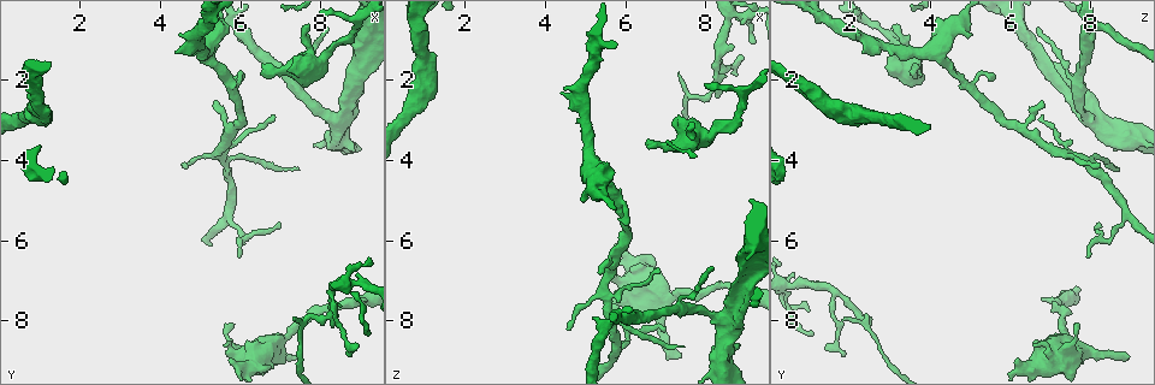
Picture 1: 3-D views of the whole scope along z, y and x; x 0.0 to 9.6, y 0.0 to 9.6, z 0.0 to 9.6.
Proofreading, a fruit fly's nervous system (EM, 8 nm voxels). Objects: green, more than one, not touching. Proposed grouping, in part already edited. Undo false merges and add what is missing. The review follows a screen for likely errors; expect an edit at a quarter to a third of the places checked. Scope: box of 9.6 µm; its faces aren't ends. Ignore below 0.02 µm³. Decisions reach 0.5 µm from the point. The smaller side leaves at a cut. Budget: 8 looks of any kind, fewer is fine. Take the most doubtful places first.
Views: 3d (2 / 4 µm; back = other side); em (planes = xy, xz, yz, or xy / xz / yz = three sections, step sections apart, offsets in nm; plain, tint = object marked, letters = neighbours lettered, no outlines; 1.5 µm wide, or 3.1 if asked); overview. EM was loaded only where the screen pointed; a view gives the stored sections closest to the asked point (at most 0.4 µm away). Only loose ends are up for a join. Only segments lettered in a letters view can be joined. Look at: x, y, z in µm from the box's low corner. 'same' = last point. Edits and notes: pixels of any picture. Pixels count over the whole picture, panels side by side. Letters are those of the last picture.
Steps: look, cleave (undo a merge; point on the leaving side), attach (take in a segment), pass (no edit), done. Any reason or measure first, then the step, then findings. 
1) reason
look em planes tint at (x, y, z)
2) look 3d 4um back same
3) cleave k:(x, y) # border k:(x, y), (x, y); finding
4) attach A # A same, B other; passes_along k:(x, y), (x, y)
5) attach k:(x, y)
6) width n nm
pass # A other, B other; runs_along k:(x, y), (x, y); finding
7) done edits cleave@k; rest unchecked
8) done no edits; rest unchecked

branch stops here
look em xy step 8 tint at (7.35, 9.00, 8.85)

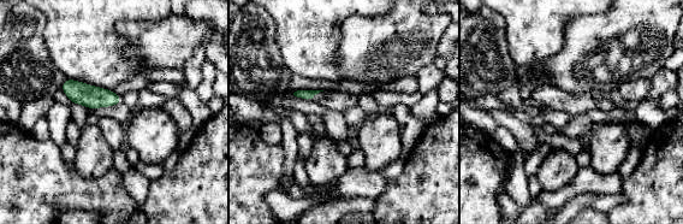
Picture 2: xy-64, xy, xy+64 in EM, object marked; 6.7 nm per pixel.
look em planes letters same

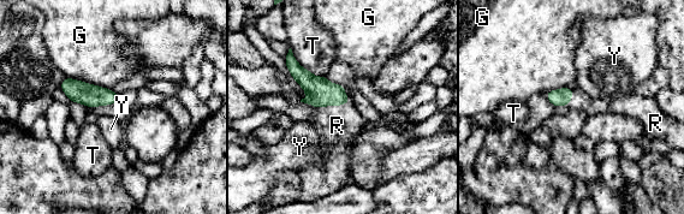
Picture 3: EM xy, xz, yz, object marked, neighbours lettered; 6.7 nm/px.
attach R # G other, R same, T other, Y other; passes_along 3:(321, 93), (333, 103), (337, 125); the neuron continues

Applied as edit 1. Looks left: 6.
look overview

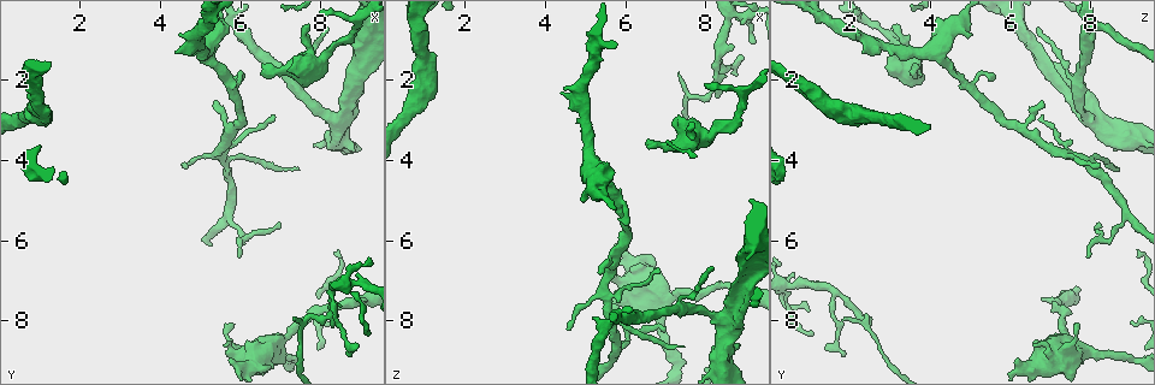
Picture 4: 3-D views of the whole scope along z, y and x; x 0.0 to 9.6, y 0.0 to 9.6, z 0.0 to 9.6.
a fork
look em planes plain at (7.90, 1.60, 3.40)

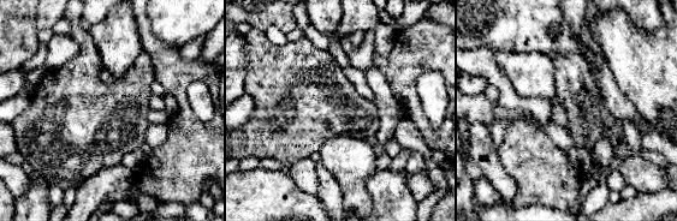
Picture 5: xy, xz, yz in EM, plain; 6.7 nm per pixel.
what lies round it
look em planes letters same

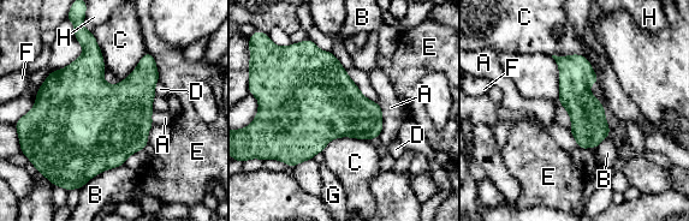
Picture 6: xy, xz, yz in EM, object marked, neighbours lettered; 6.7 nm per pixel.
pass # A other, B other, C other, D other, E other, F other, G other, H other; runs_along 6:(558, 59), (595, 144); one neuron here

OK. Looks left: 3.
done edits attach@3; rest unchecked

